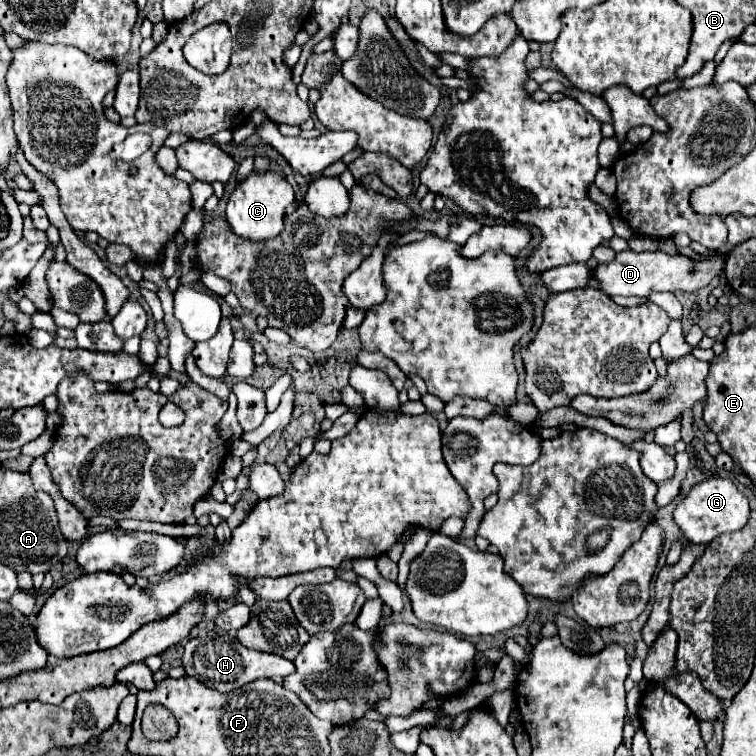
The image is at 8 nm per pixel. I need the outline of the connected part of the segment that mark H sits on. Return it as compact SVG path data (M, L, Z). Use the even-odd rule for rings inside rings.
M212 633L204 639L190 639L184 647L184 657L182 657L186 675L202 681L204 685L218 689L222 693L234 691L250 681L256 681L260 677L268 677L268 679L284 679L286 675L294 673L294 663L280 657L280 655L272 655L272 653L262 653L262 651L252 651L246 649L244 645L240 645L234 637L230 637L228 633Z

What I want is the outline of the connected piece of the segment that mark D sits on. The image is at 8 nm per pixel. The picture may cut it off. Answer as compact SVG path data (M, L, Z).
M622 251L616 255L614 261L596 265L594 277L600 281L602 291L608 295L624 295L624 297L648 297L654 291L684 291L684 293L696 293L698 289L710 285L710 281L718 275L722 275L726 263L724 253L716 253L714 257L706 259L690 259L684 255L668 255L664 251L652 251L652 253L634 253L634 251Z

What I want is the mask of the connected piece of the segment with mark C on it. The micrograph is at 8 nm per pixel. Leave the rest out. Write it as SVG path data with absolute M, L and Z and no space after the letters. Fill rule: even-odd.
M250 173L246 181L236 185L234 193L230 195L226 219L230 223L232 233L252 241L268 241L278 237L284 231L284 217L294 211L296 197L290 183L278 173Z

